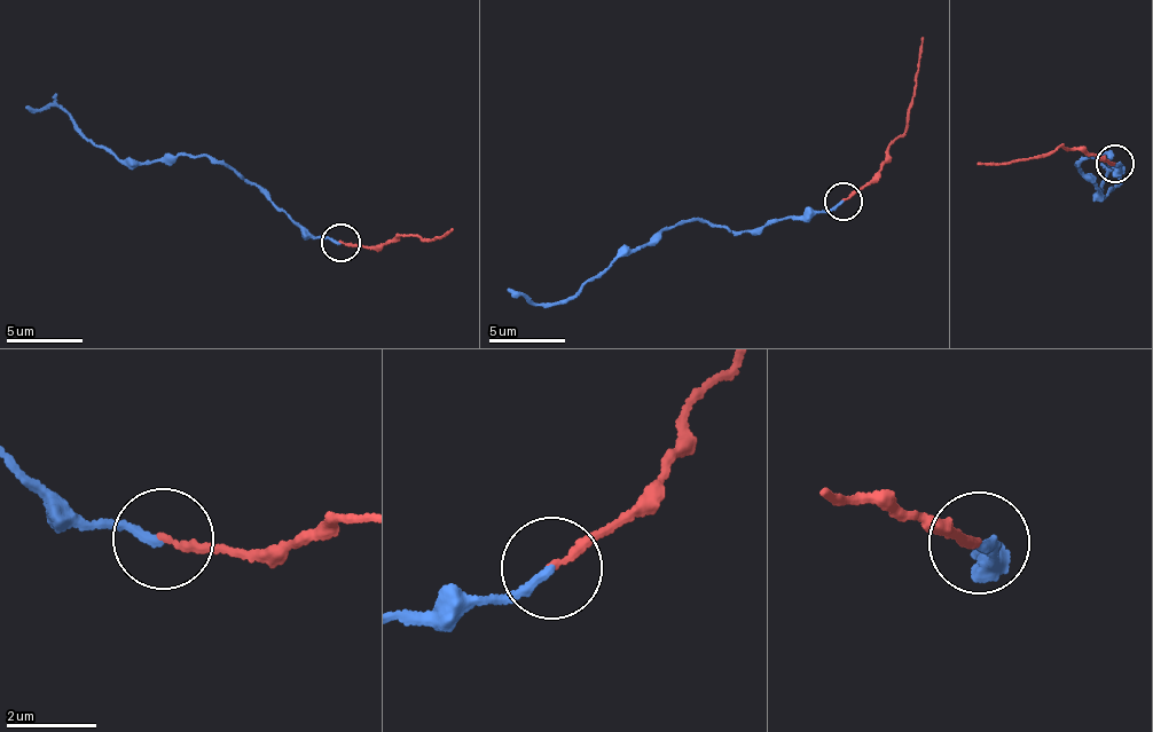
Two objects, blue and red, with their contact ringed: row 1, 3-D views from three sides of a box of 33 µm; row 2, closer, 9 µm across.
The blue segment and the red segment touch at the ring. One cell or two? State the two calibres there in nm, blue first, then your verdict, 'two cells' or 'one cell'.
190/180 nm | two cells

